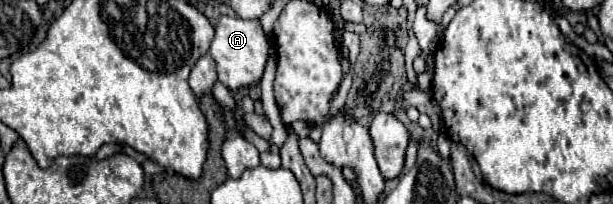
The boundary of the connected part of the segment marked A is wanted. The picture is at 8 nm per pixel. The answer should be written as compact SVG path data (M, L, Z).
M221 16L215 24L215 36L211 40L209 54L217 64L219 80L229 88L243 88L257 82L263 74L269 52L269 40L263 34L259 20L241 20L237 16Z

